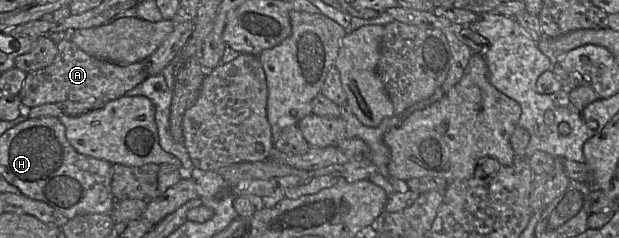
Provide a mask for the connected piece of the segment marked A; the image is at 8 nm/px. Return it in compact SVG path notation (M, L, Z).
M68 38L60 40L57 46L58 53L52 64L26 75L19 97L27 109L63 101L102 100L106 102L125 95L127 91L135 88L148 77L146 61L119 65L101 60L84 52Z

